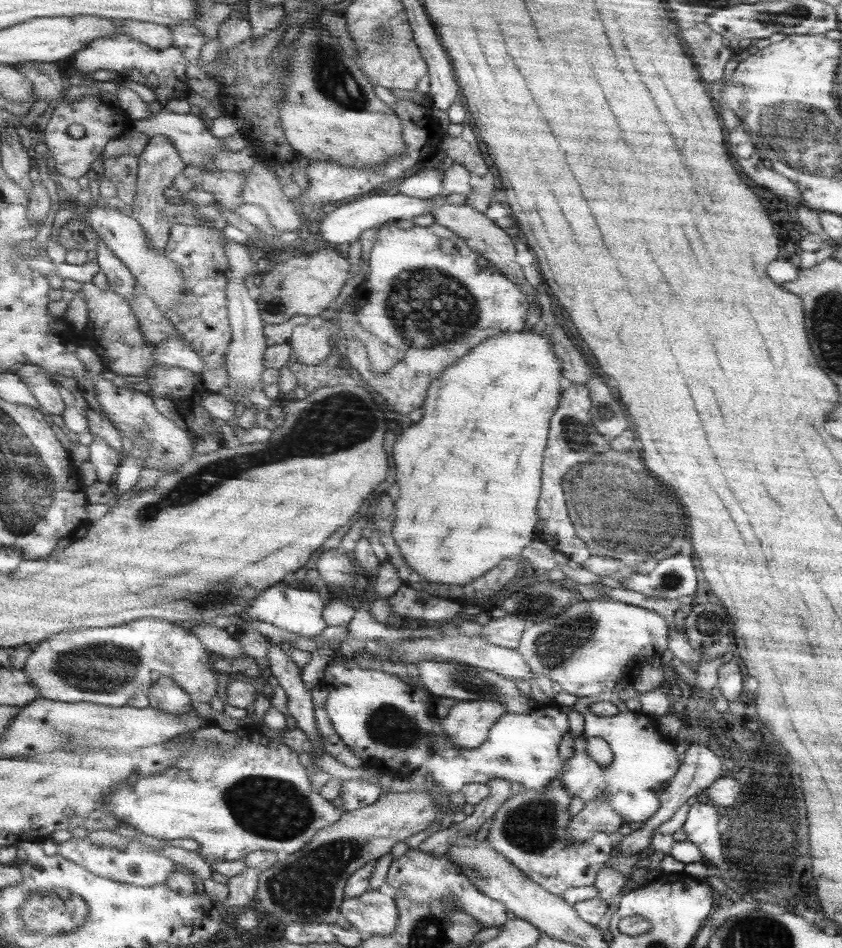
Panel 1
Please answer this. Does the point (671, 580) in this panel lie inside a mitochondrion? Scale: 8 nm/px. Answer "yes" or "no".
yes

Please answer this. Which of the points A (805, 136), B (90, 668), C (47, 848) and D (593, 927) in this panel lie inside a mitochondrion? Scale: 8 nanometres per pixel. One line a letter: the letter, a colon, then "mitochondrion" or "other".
A: mitochondrion
B: mitochondrion
C: other
D: other

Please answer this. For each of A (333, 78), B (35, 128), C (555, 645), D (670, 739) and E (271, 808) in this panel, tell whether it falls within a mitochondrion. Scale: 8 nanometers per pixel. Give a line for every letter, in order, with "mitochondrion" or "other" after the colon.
A: mitochondrion
B: other
C: mitochondrion
D: other
E: mitochondrion

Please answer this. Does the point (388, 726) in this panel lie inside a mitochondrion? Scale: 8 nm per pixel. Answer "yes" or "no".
yes

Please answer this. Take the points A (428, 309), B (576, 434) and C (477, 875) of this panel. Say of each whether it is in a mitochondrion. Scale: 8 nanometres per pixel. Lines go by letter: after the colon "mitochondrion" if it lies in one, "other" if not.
A: mitochondrion
B: mitochondrion
C: mitochondrion

